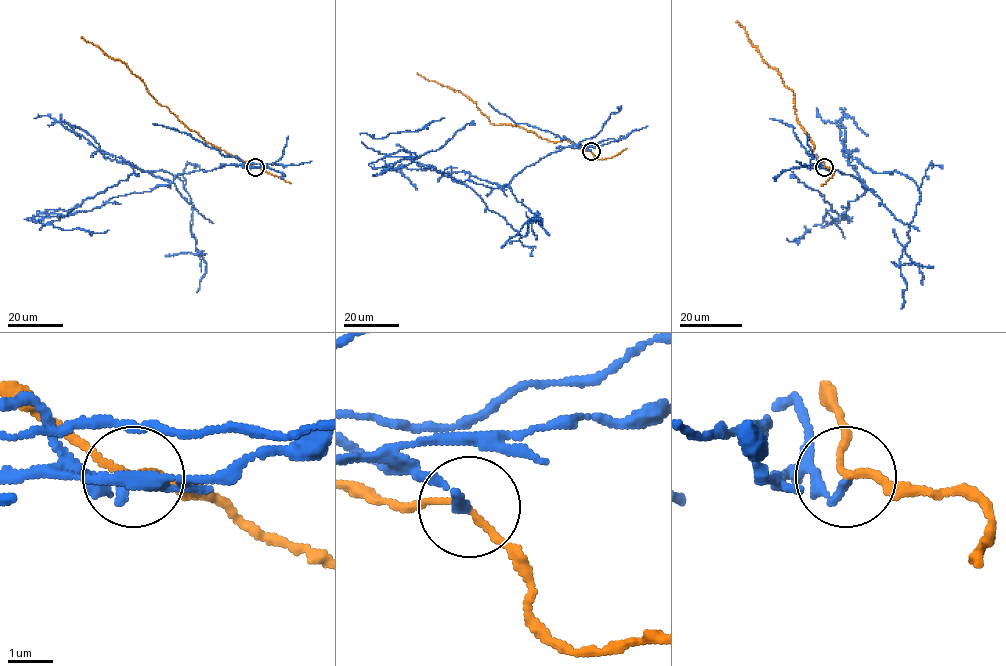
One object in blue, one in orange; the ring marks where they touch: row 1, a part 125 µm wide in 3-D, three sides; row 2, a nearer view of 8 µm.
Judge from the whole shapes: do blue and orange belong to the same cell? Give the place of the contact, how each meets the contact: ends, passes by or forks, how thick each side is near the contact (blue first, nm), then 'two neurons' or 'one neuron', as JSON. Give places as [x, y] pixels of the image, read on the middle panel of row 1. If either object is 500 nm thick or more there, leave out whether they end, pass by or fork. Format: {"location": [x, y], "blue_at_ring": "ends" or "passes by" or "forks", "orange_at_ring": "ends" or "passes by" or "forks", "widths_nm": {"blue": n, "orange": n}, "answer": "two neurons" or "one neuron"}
{"location": [591, 151], "blue_at_ring": "ends", "orange_at_ring": "passes by", "widths_nm": {"blue": 180, "orange": 150}, "answer": "two neurons"}

